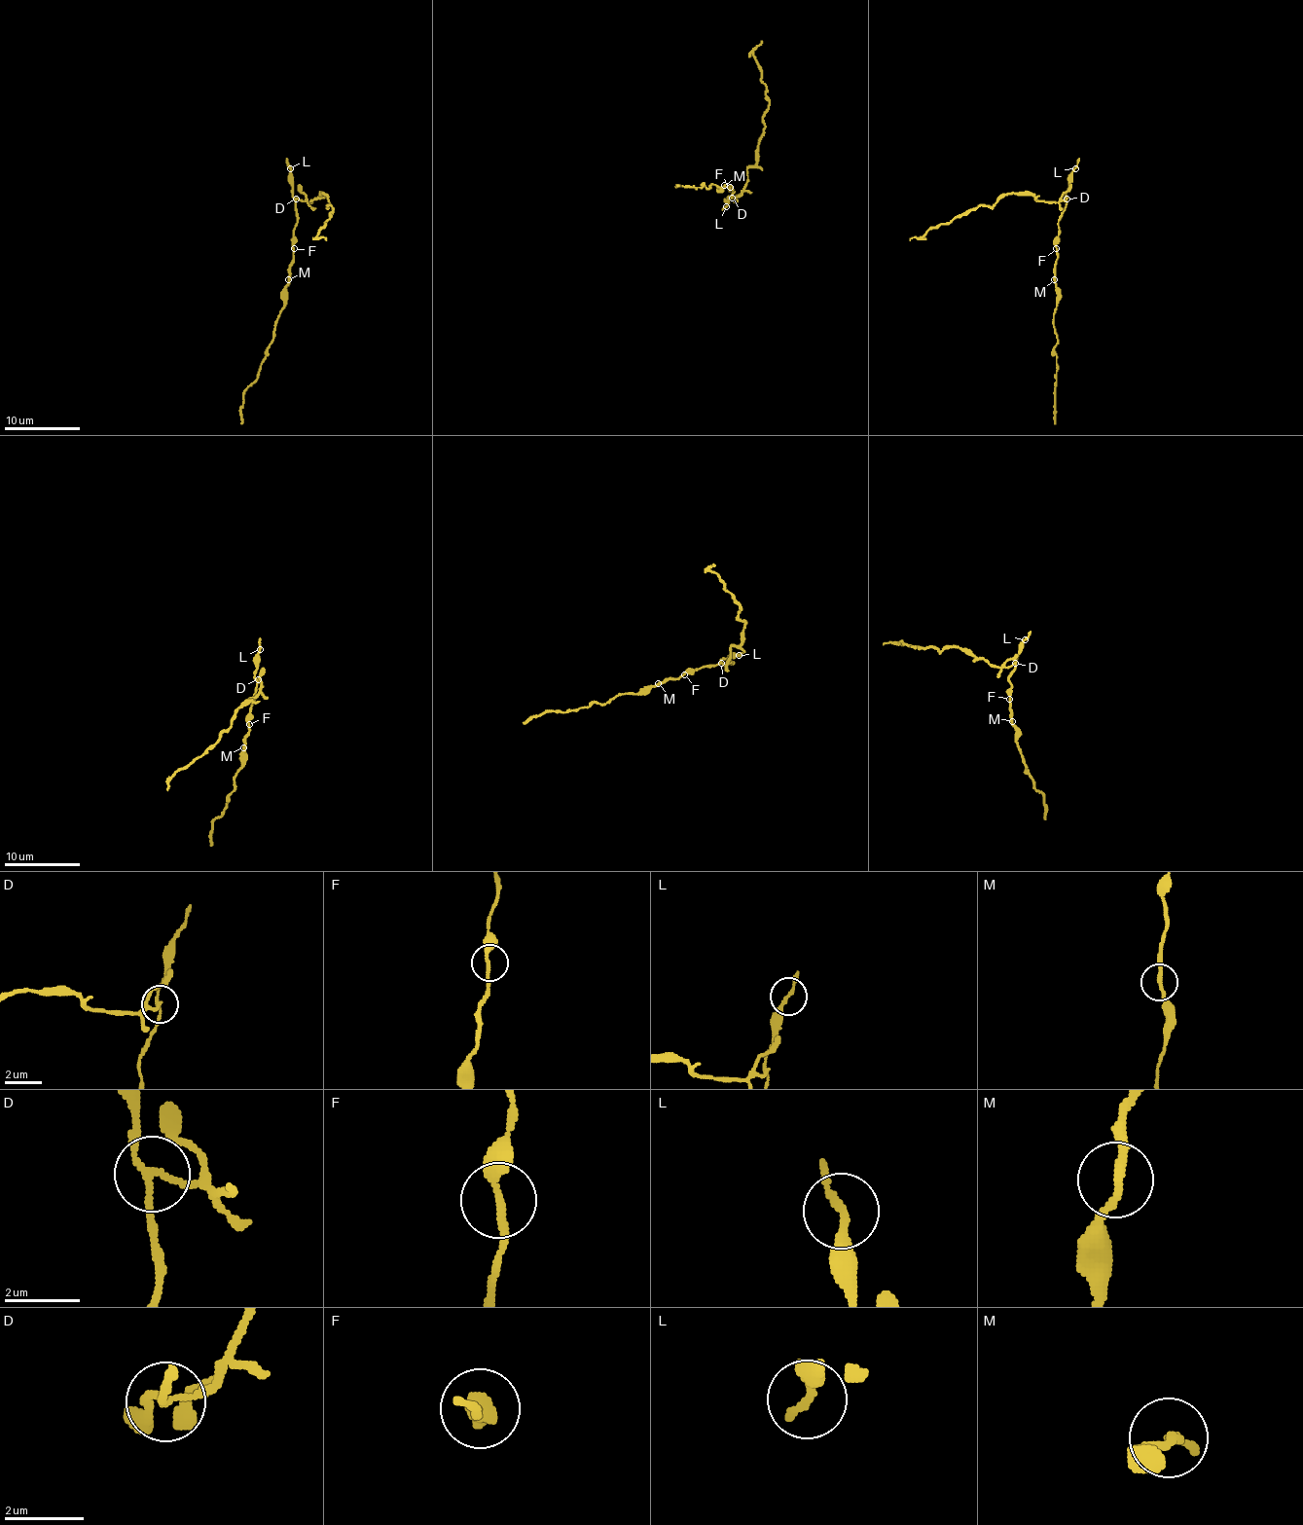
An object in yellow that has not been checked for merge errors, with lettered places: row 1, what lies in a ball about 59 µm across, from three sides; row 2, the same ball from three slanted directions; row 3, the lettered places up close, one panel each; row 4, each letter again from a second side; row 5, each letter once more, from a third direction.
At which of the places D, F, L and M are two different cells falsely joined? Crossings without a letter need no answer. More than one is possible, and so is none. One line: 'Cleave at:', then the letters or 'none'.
Cleave at: D

